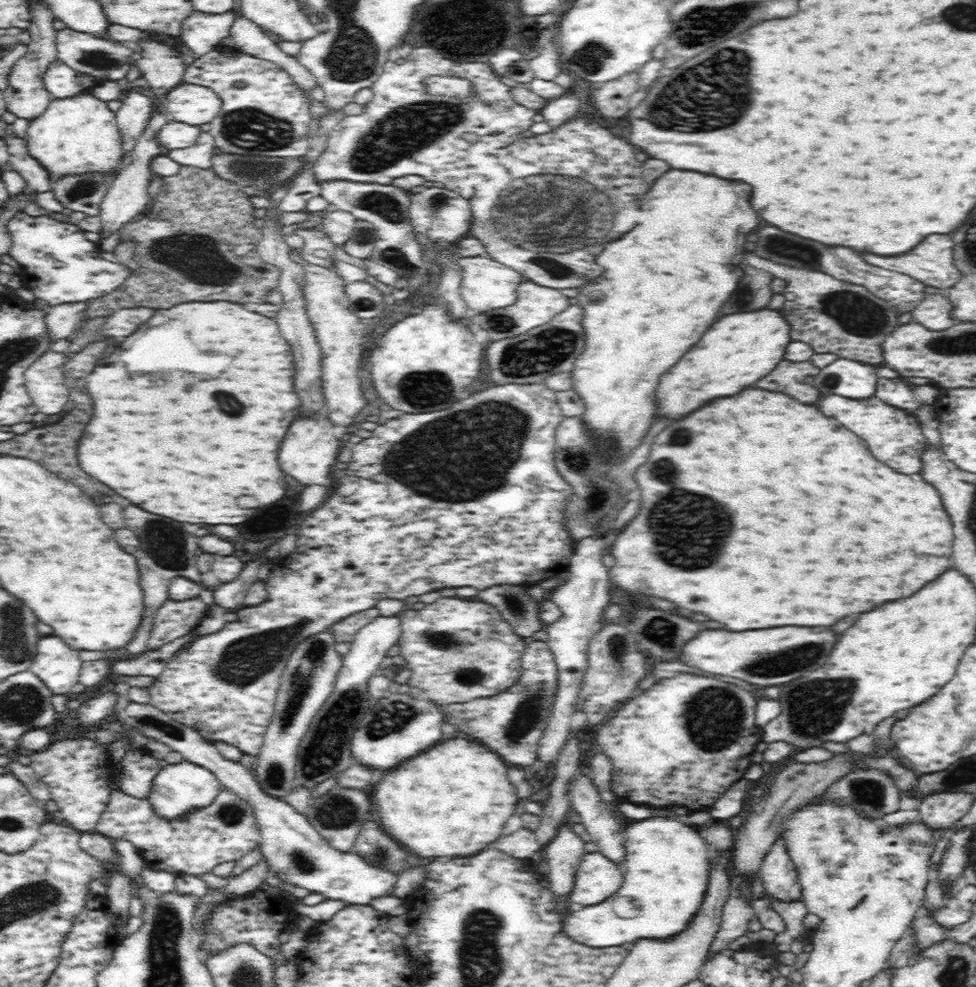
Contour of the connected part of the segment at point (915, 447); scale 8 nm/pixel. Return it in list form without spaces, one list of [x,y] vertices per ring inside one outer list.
[[[822,395],[822,400],[818,402],[818,410],[840,422],[840,426],[844,426],[846,430],[850,430],[852,434],[856,434],[858,438],[864,440],[864,444],[868,446],[868,450],[886,466],[890,466],[892,470],[900,472],[900,474],[918,474],[924,468],[922,456],[926,452],[928,442],[920,421],[914,417],[912,412],[888,406],[876,396],[866,398],[866,400],[856,400],[844,398],[838,395]]]

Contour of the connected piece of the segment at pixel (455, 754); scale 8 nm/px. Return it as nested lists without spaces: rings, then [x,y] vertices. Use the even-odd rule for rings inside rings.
[[[448,740],[444,744],[428,748],[424,754],[414,756],[414,758],[402,762],[400,766],[396,766],[394,770],[390,770],[388,774],[384,774],[378,782],[378,786],[374,788],[372,802],[376,804],[374,812],[378,814],[378,822],[380,822],[378,825],[381,830],[390,834],[402,848],[416,854],[418,858],[470,858],[470,856],[476,856],[476,854],[484,852],[494,840],[498,840],[504,822],[512,816],[512,812],[516,808],[516,792],[514,792],[514,786],[508,782],[508,768],[504,766],[504,762],[496,754],[488,752],[488,748],[478,746],[476,742],[470,742],[470,740]]]

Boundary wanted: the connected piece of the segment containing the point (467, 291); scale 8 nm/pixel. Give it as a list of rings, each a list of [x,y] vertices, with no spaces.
[[[457,256],[456,263],[461,267],[460,294],[472,310],[488,312],[512,306],[518,300],[517,288],[522,283],[522,276],[516,269],[500,264],[492,258],[482,256]]]

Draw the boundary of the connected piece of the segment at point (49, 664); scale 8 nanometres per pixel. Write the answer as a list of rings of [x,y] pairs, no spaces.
[[[44,636],[38,640],[36,656],[30,671],[45,684],[52,694],[68,694],[79,682],[82,661],[78,651],[66,646],[57,636]]]

